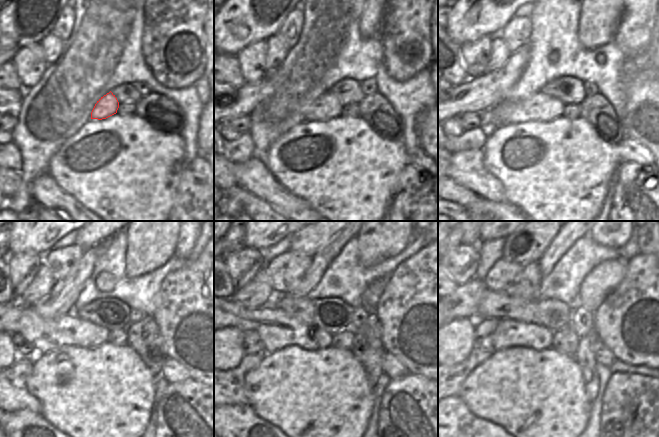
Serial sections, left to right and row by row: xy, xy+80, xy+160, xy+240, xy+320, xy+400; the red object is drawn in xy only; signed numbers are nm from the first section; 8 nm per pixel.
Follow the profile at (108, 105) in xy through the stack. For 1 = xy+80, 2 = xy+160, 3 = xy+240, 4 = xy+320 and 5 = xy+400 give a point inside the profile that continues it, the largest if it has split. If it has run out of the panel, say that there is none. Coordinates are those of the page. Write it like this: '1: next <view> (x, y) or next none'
1: next xy+80 (327, 106)
2: next xy+160 (539, 107)
3: next xy+240 (46, 335)
4: next xy+320 (276, 329)
5: next xy+400 (509, 333)

